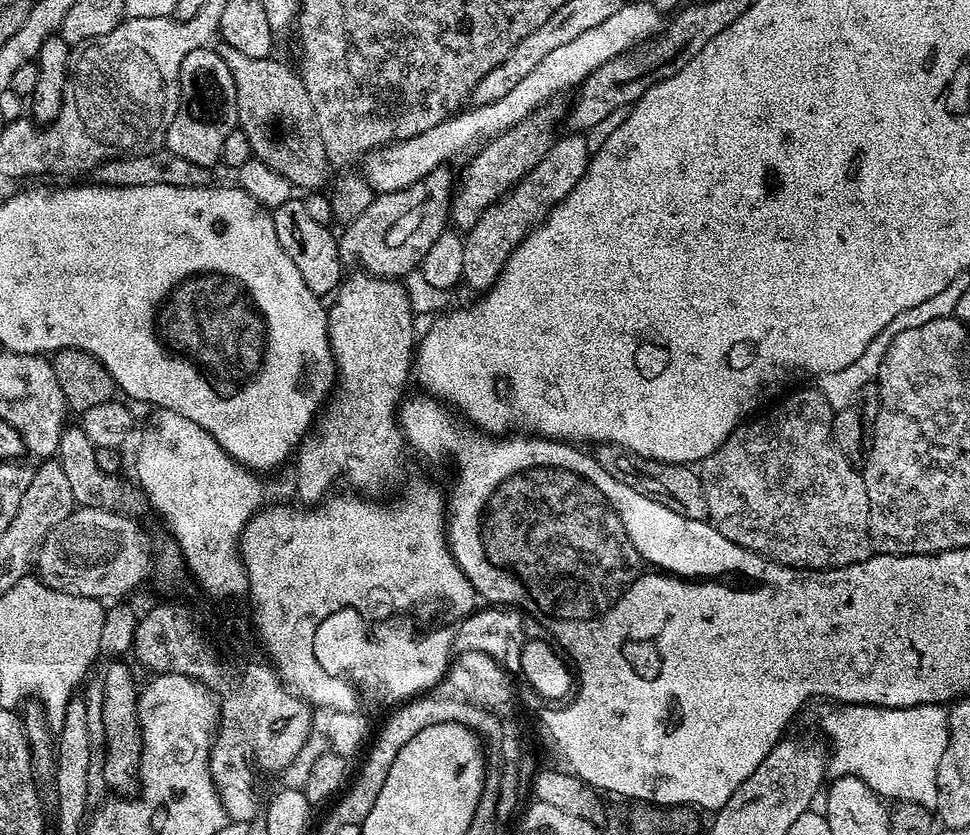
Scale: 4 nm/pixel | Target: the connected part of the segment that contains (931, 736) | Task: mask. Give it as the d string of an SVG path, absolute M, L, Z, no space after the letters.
M869 704L828 706L820 716L820 724L832 743L826 768L833 777L856 776L881 798L935 809L938 762L942 762L948 741L948 721L942 718L941 705L919 704L909 708L879 708Z

